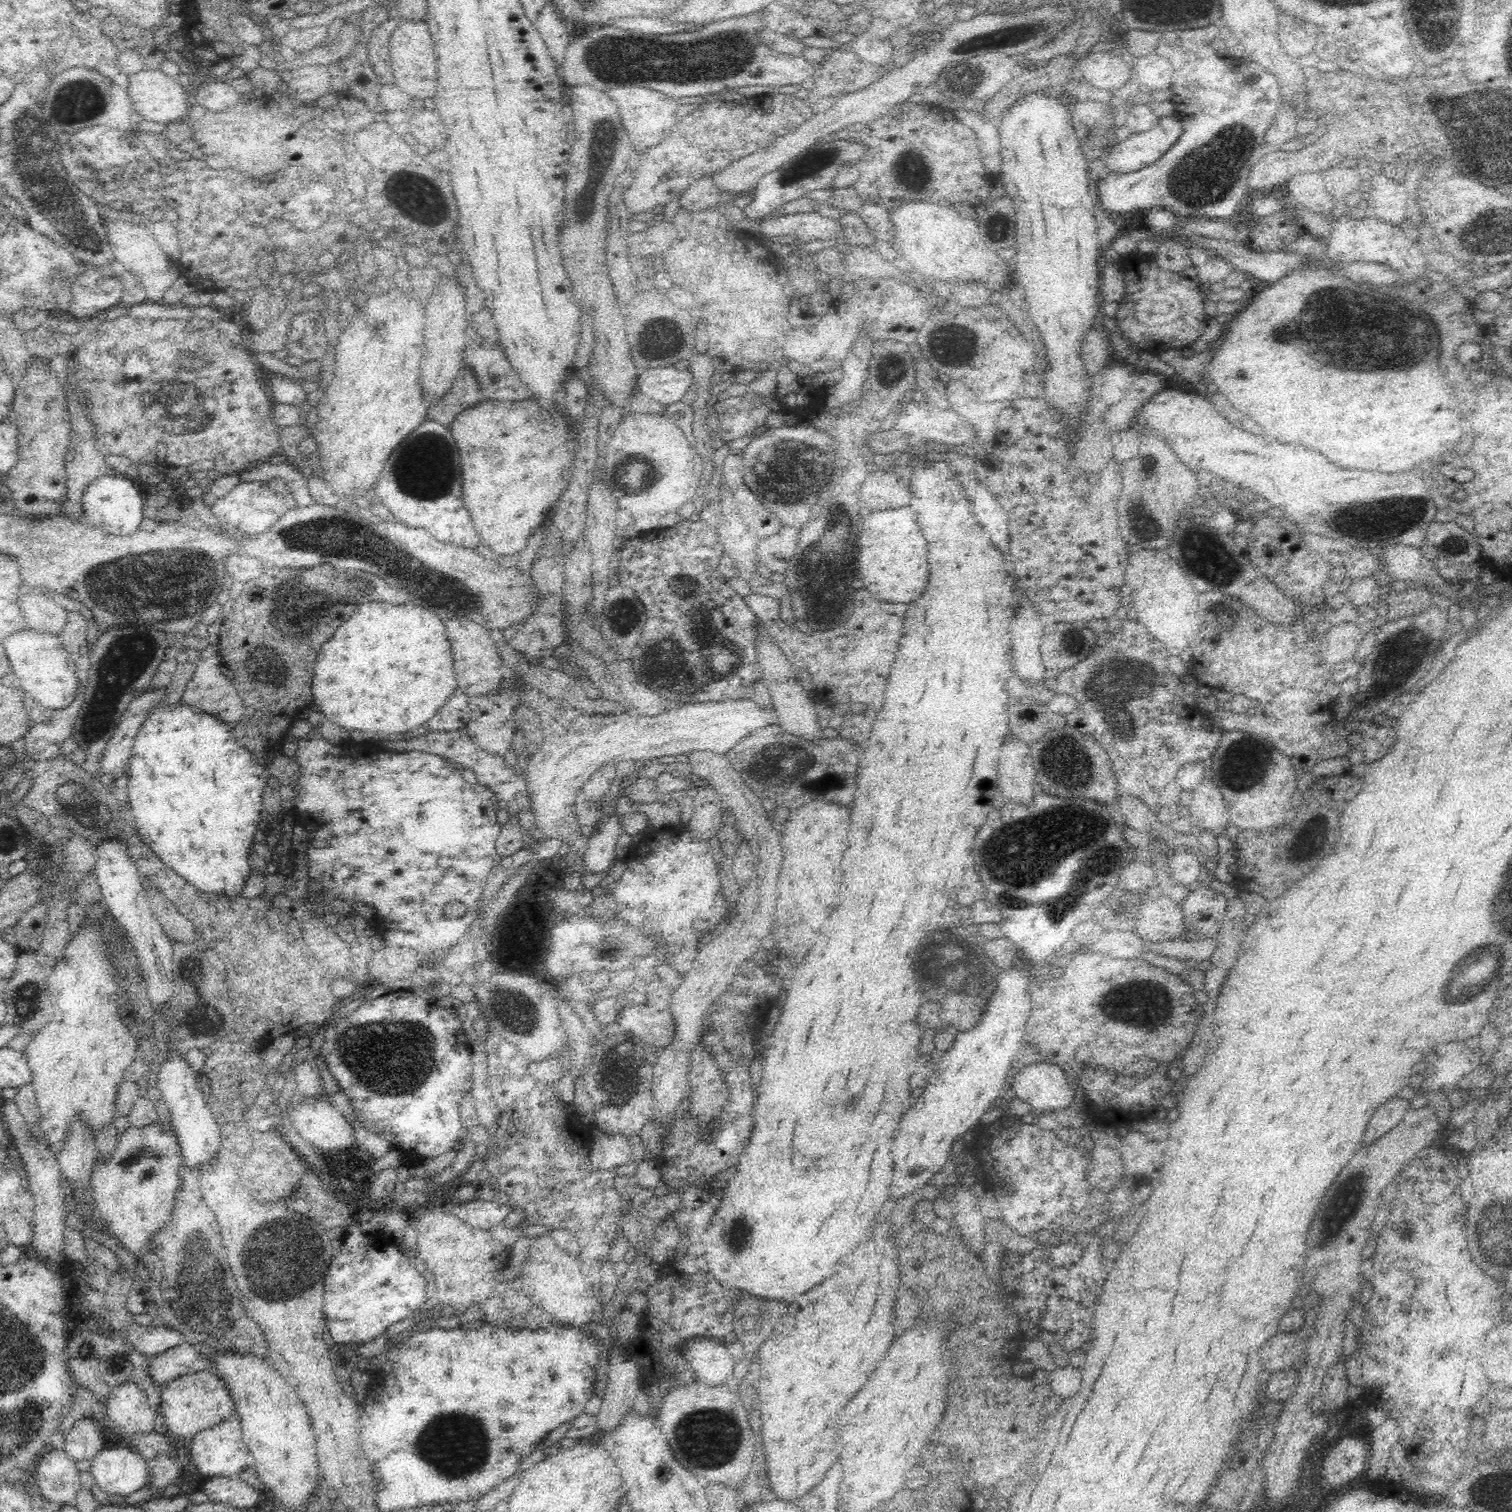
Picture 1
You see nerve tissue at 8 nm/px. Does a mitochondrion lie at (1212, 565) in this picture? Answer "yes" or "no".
yes

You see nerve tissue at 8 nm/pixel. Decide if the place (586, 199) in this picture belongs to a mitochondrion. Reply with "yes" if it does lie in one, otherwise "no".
no

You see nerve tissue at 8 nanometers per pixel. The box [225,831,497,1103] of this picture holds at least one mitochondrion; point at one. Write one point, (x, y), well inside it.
(381, 1058)

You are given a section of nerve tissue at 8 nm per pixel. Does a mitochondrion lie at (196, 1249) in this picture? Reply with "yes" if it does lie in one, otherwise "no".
yes

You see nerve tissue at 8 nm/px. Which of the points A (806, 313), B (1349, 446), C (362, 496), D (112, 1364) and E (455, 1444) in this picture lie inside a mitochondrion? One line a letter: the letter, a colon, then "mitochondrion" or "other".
A: other
B: other
C: other
D: mitochondrion
E: mitochondrion

